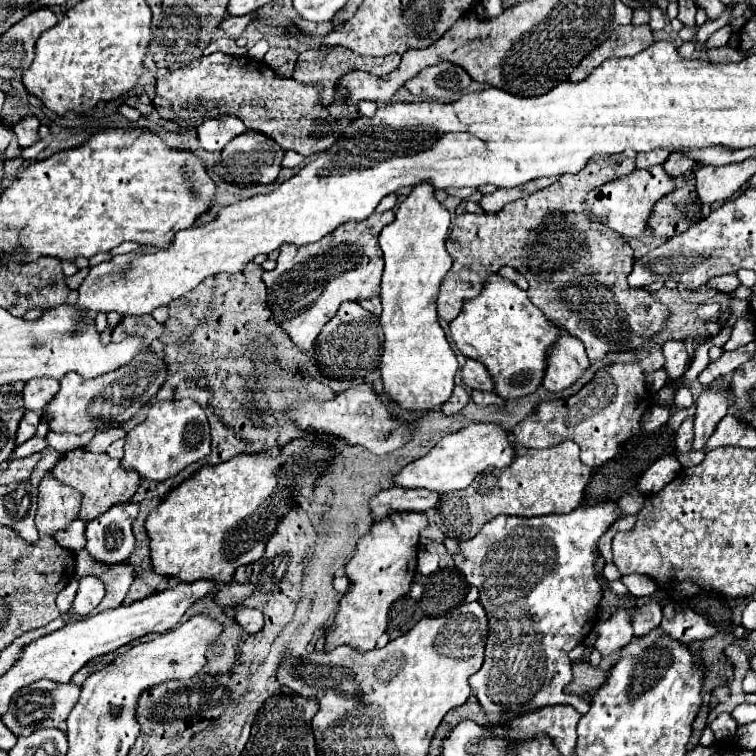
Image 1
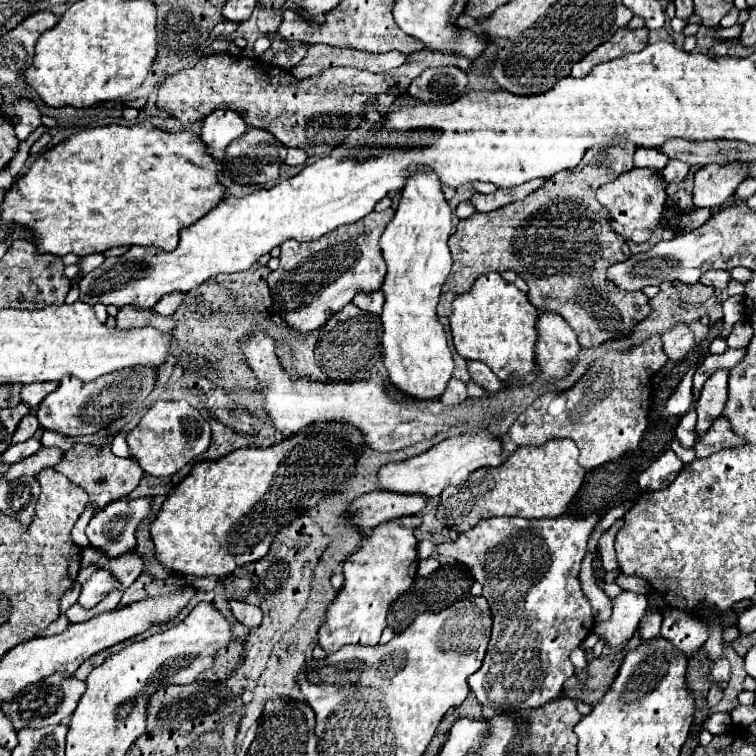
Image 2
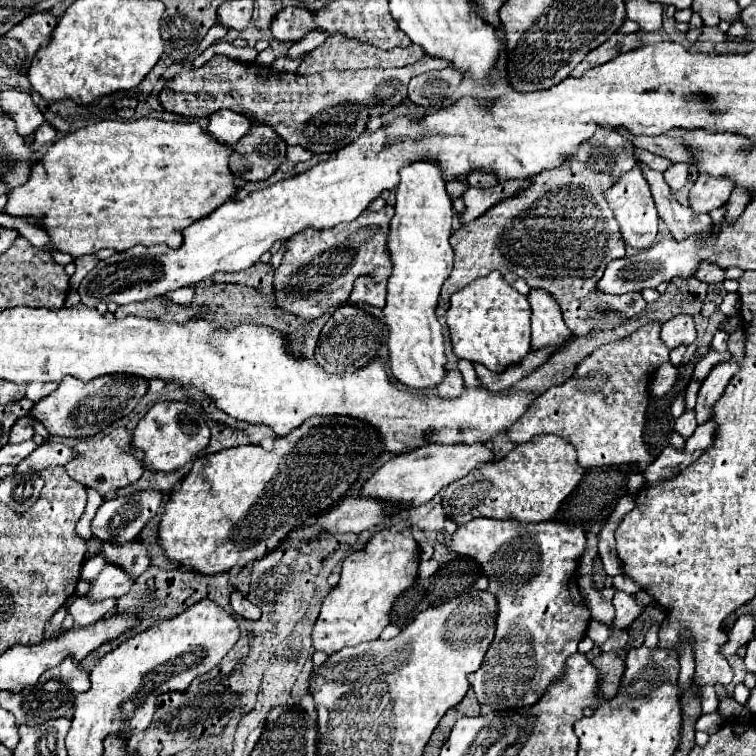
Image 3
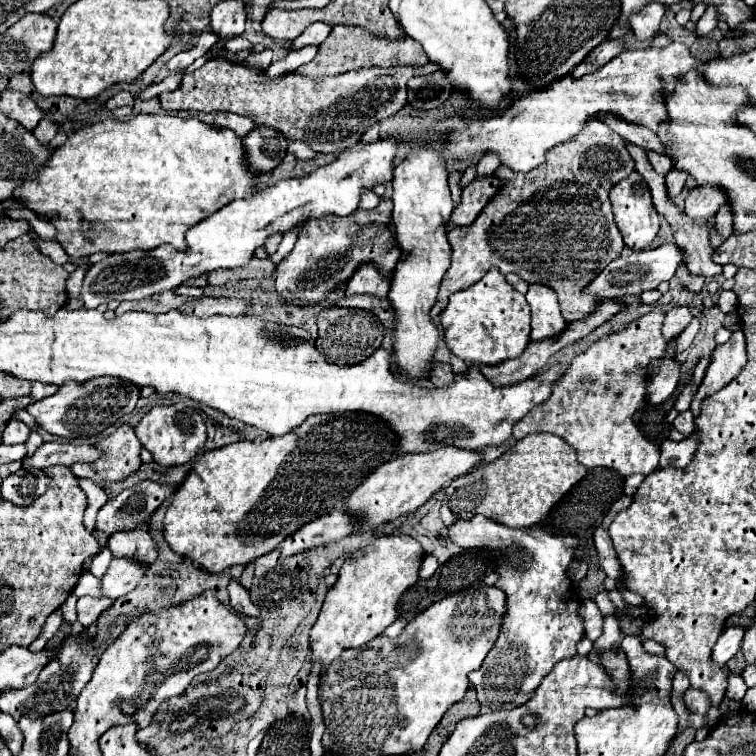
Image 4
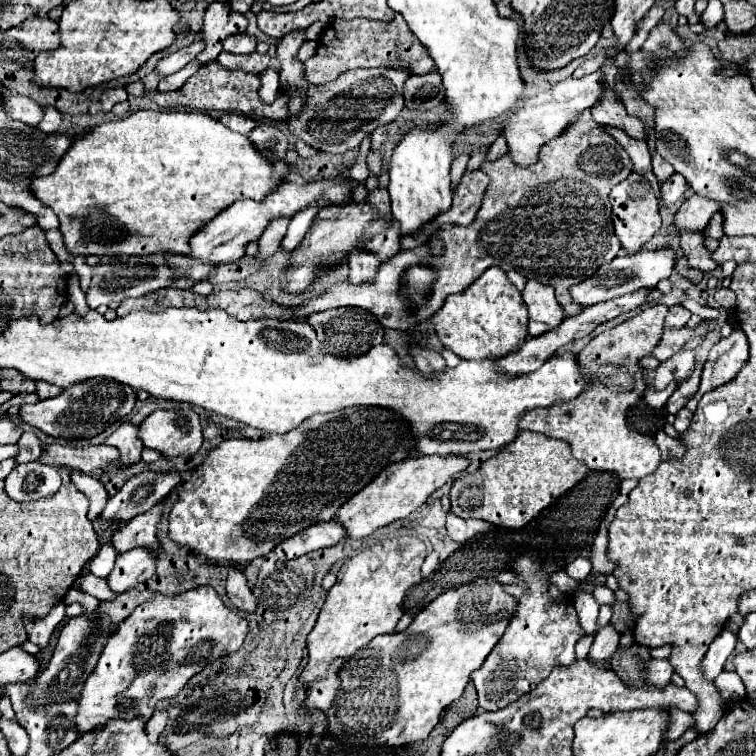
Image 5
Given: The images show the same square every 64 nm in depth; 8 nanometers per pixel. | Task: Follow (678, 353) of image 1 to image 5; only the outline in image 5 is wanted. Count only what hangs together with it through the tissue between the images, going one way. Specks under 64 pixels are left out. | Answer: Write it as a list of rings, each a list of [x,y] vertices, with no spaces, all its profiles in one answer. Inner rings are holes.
[[[672,306],[670,310],[668,310],[668,316],[666,316],[666,320],[664,320],[664,328],[680,328],[680,326],[684,326],[686,322],[688,322],[688,318],[690,318],[692,314],[684,308],[684,306]]]

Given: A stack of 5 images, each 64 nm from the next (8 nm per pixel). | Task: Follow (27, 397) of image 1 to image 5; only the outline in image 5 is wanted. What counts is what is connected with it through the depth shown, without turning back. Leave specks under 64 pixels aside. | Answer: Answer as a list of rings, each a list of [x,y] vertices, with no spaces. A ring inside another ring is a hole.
[[[38,380],[36,386],[38,386],[36,392],[38,392],[38,396],[40,396],[42,400],[44,400],[44,398],[54,398],[54,396],[62,394],[62,390],[60,390],[58,386],[50,386],[50,384],[46,384],[44,380]]]

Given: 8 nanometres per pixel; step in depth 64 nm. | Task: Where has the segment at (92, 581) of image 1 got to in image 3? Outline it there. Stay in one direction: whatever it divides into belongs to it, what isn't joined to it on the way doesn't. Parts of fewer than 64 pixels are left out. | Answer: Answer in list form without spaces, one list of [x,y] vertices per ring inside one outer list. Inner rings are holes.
[[[106,564],[104,570],[100,572],[100,576],[94,580],[92,590],[86,594],[92,600],[104,600],[104,598],[122,598],[124,594],[130,592],[134,580],[130,578],[130,574],[116,566],[116,564]]]

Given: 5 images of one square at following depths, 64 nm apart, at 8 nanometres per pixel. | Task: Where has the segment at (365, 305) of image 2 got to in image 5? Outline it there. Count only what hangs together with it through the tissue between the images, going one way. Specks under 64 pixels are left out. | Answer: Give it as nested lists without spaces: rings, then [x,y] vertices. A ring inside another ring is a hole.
[[[352,248],[350,254],[350,278],[356,278],[356,282],[366,282],[370,278],[374,278],[376,268],[380,264],[380,256],[370,252],[370,250],[362,250],[362,248]]]

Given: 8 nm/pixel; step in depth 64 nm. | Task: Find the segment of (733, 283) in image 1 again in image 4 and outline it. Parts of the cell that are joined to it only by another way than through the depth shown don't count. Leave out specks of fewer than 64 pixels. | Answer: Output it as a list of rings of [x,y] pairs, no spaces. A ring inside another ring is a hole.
[[[626,142],[626,146],[628,146],[630,156],[632,156],[634,162],[636,162],[636,170],[644,176],[644,180],[648,182],[648,186],[650,186],[650,190],[652,190],[652,198],[654,198],[656,210],[658,210],[660,214],[664,214],[666,220],[668,220],[668,224],[672,226],[674,240],[676,240],[676,244],[682,248],[682,252],[684,252],[684,256],[686,256],[686,266],[688,270],[693,274],[702,274],[702,276],[706,276],[706,278],[712,278],[712,276],[720,274],[720,272],[722,272],[722,266],[718,266],[718,264],[712,260],[714,250],[712,246],[710,246],[710,242],[708,242],[708,222],[698,222],[698,224],[696,224],[696,222],[688,220],[686,216],[682,216],[682,212],[680,212],[676,206],[672,206],[672,200],[666,196],[664,178],[658,176],[658,174],[654,172],[654,168],[650,168],[650,160],[646,160],[646,150],[644,150],[644,148],[638,148],[636,144],[632,146],[630,142]]]

